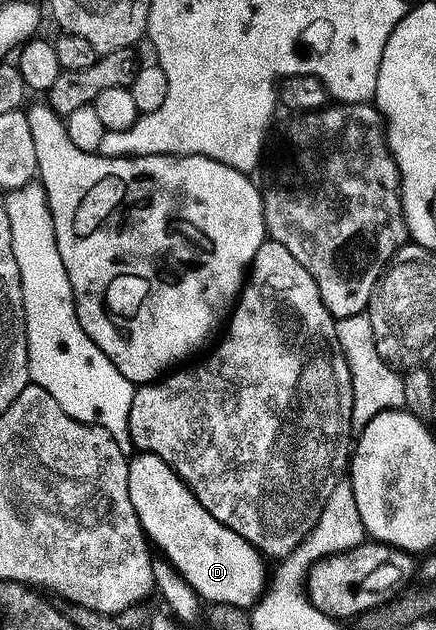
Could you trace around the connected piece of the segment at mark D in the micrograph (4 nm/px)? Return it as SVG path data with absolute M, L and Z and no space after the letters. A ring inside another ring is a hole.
M139 453L131 459L129 497L133 497L133 509L137 509L143 534L154 546L156 543L163 550L162 558L170 563L175 572L199 594L200 600L208 604L220 603L244 609L250 609L262 600L269 587L269 571L267 575L266 567L268 564L264 556L260 555L259 550L253 545L249 545L245 537L233 533L233 529L221 525L221 521L214 519L209 509L201 505L201 501L195 496L189 484L170 465L161 461L161 457Z

